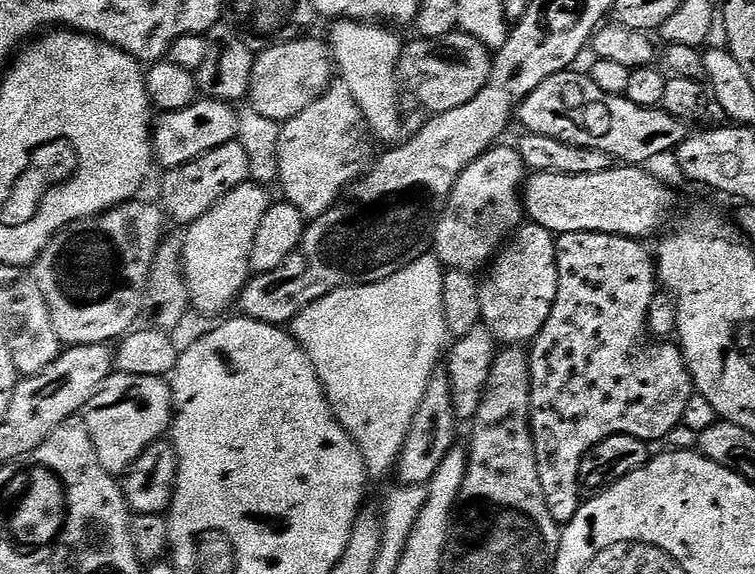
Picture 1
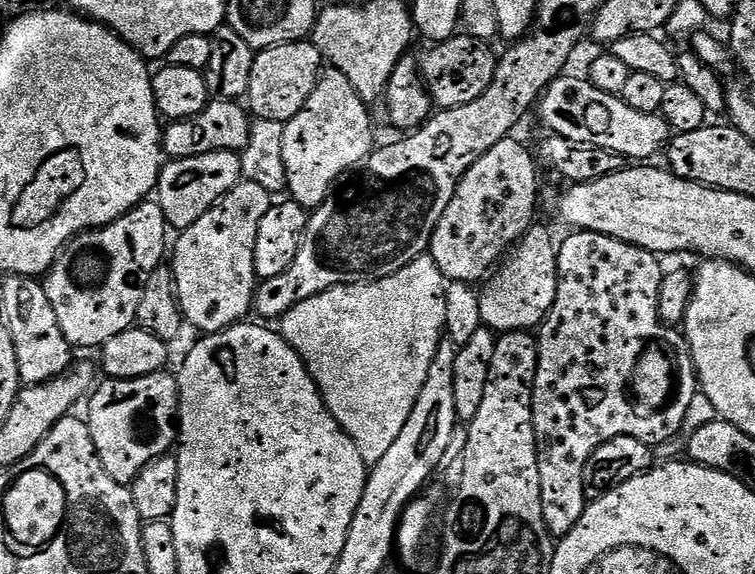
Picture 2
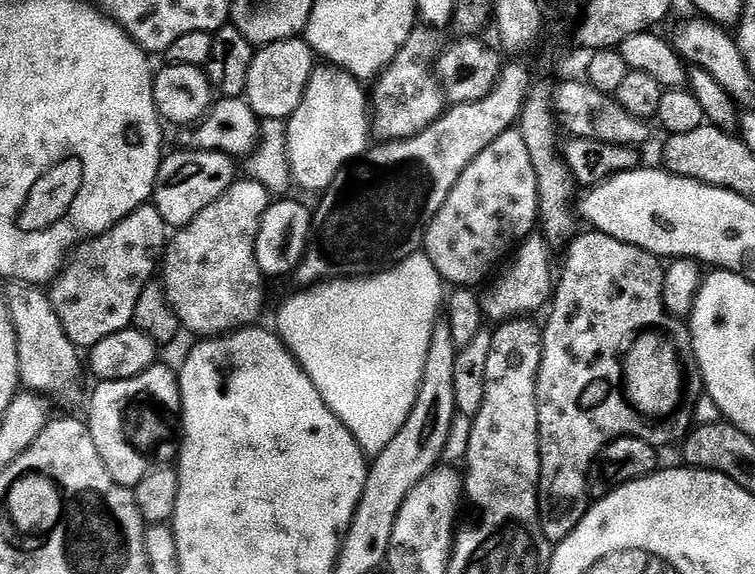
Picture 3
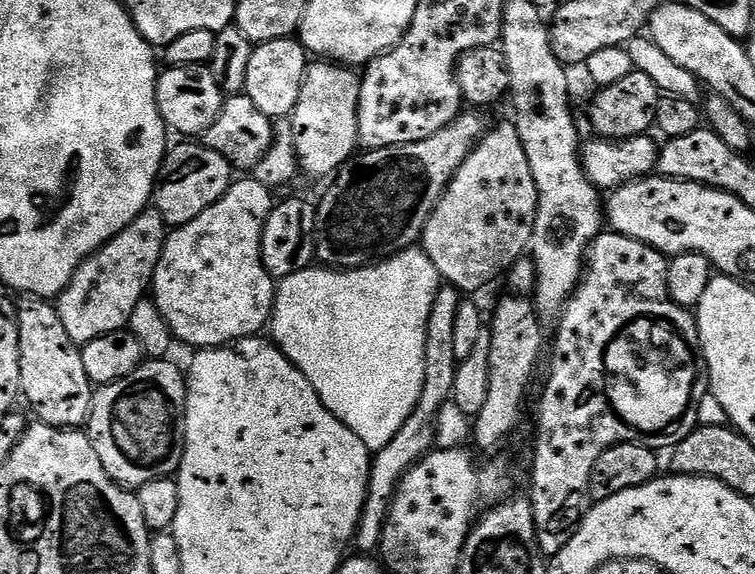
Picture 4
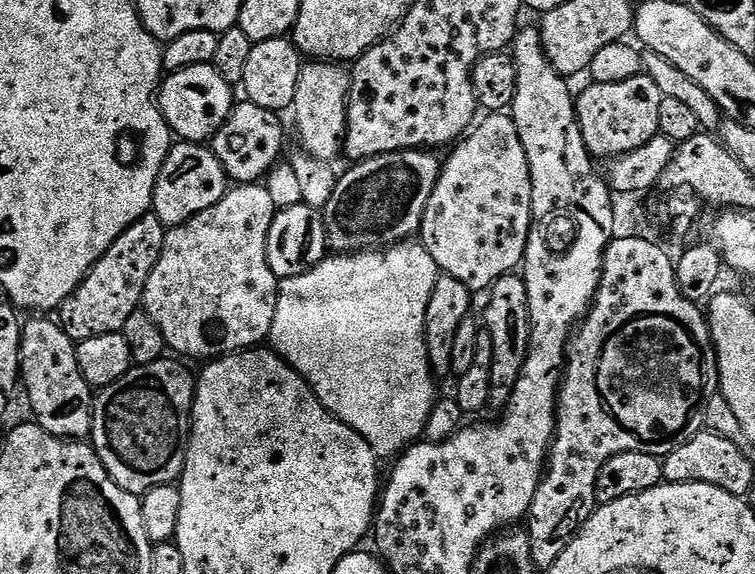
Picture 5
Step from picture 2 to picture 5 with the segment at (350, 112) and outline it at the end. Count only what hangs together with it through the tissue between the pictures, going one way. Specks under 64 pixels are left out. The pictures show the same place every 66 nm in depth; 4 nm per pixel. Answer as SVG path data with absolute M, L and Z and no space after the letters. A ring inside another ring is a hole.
M308 62L301 67L300 73L298 74L298 90L294 93L294 102L292 103L291 111L296 112L296 132L300 135L300 140L302 143L303 151L306 151L311 156L316 156L320 160L324 161L335 161L335 156L338 157L342 152L342 145L344 142L344 131L348 125L348 95L350 94L350 86L352 85L352 77L350 75L349 69L345 67L343 63L340 62Z

